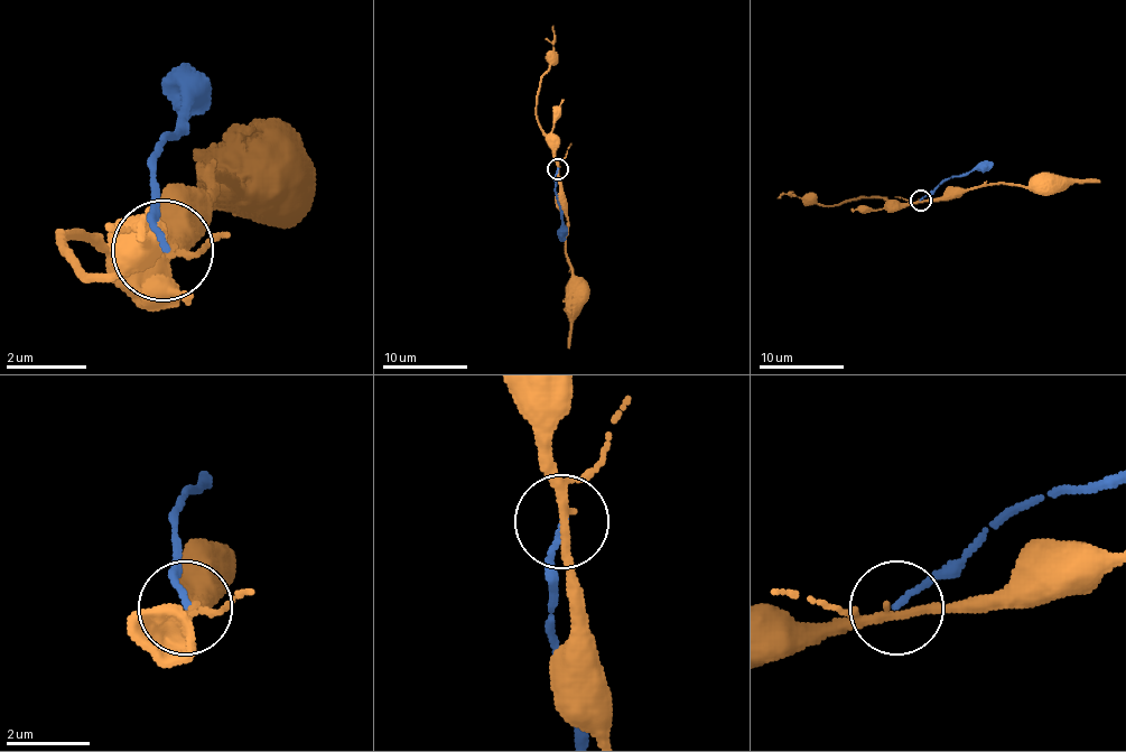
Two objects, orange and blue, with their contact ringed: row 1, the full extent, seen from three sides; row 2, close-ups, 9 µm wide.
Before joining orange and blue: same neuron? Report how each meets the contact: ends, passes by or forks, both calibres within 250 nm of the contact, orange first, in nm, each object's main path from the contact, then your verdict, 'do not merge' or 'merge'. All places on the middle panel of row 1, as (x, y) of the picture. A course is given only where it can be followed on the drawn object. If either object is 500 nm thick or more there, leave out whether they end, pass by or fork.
orange forks; blue ends; calibres 170 and 140 nm; course orange (557, 168), (559, 200), (567, 215), (565, 258), (571, 275), (569, 349); course blue (557, 168), (555, 192), (561, 211), (562, 240); do not merge

